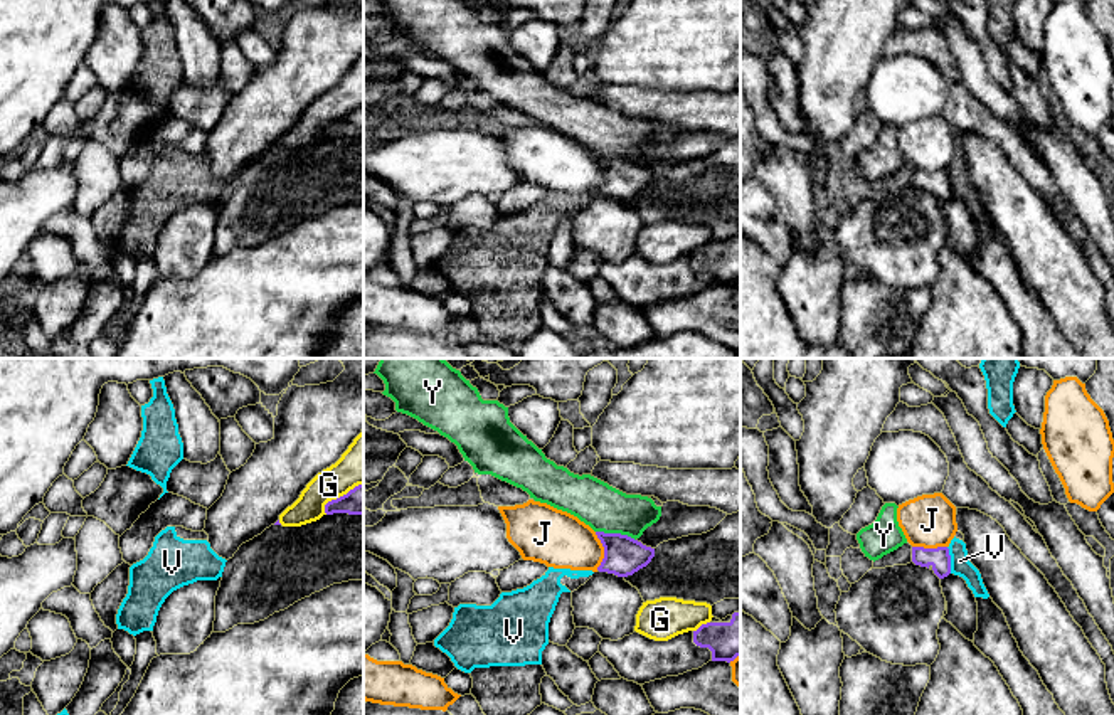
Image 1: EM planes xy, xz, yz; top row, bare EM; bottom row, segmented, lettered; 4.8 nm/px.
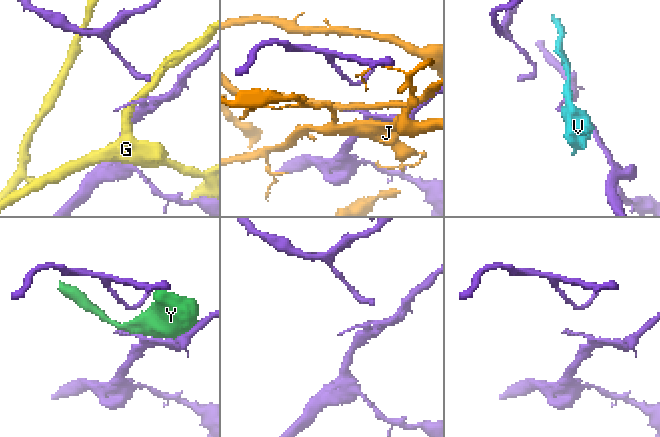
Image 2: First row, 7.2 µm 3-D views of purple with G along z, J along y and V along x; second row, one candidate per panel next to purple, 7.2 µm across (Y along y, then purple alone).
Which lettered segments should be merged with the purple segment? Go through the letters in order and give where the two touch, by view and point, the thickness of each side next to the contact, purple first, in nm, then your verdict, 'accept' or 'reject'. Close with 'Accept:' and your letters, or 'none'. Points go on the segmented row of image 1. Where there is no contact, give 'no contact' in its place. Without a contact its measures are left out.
G: contact xz (702, 624); calibres 180 and 200 nm; reject
J: contact xz (604, 550); calibres 190 and 280 nm; reject
V: contact yz (949, 561); calibres 100 and 100 nm; reject
Y: contact xz (616, 534); calibres 190 and 220 nm; reject
Accept: none

